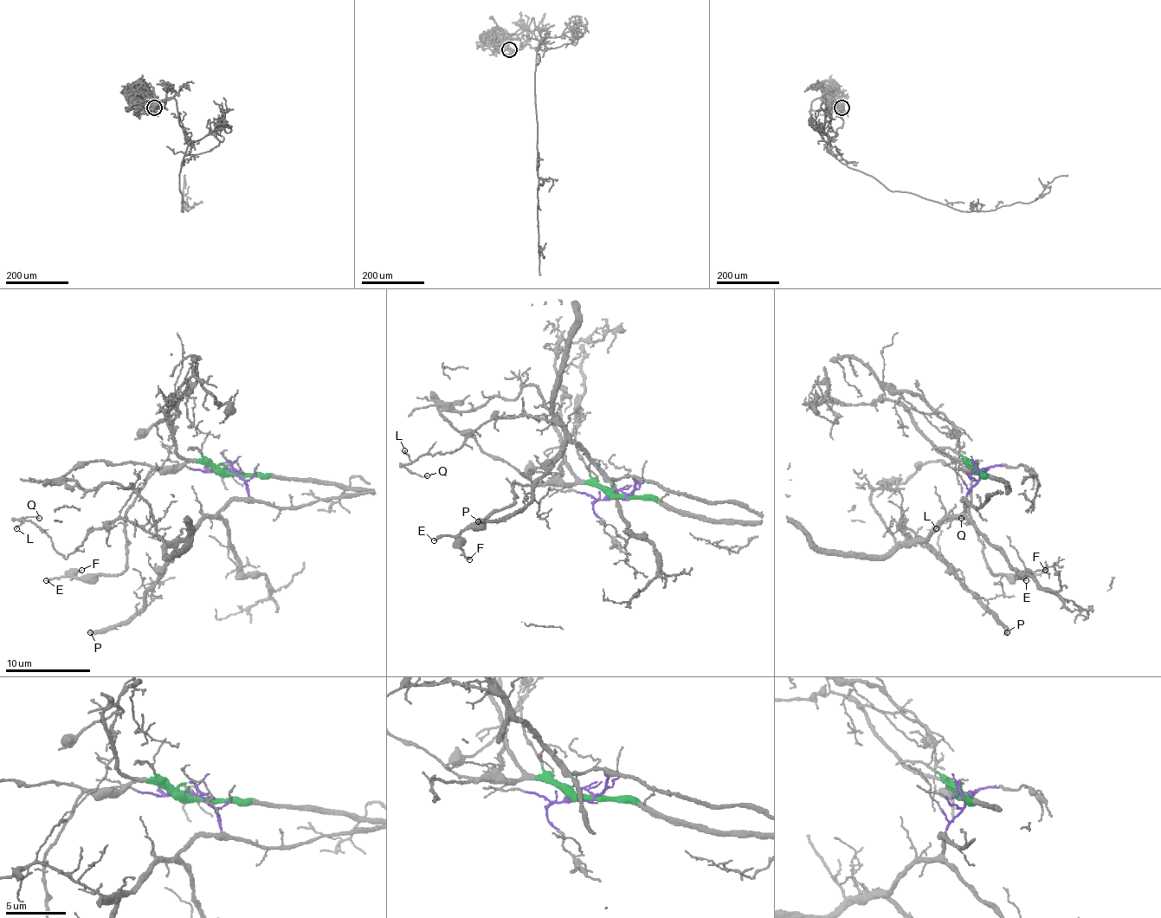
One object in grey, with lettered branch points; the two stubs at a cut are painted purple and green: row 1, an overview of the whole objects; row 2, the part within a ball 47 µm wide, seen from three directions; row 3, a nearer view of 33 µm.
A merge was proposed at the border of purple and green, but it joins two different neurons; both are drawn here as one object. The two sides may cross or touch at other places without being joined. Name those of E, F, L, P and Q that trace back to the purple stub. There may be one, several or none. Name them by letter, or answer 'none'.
L, P, Q

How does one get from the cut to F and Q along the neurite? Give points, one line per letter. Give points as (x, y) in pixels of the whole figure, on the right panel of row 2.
F: (982, 474), (969, 461), (971, 513), (988, 569), (994, 575), (1017, 578), (1035, 575), (1045, 569)
Q: (982, 472), (964, 507), (926, 537), (907, 541), (901, 529), (903, 520), (935, 556), (939, 525), (960, 518)

